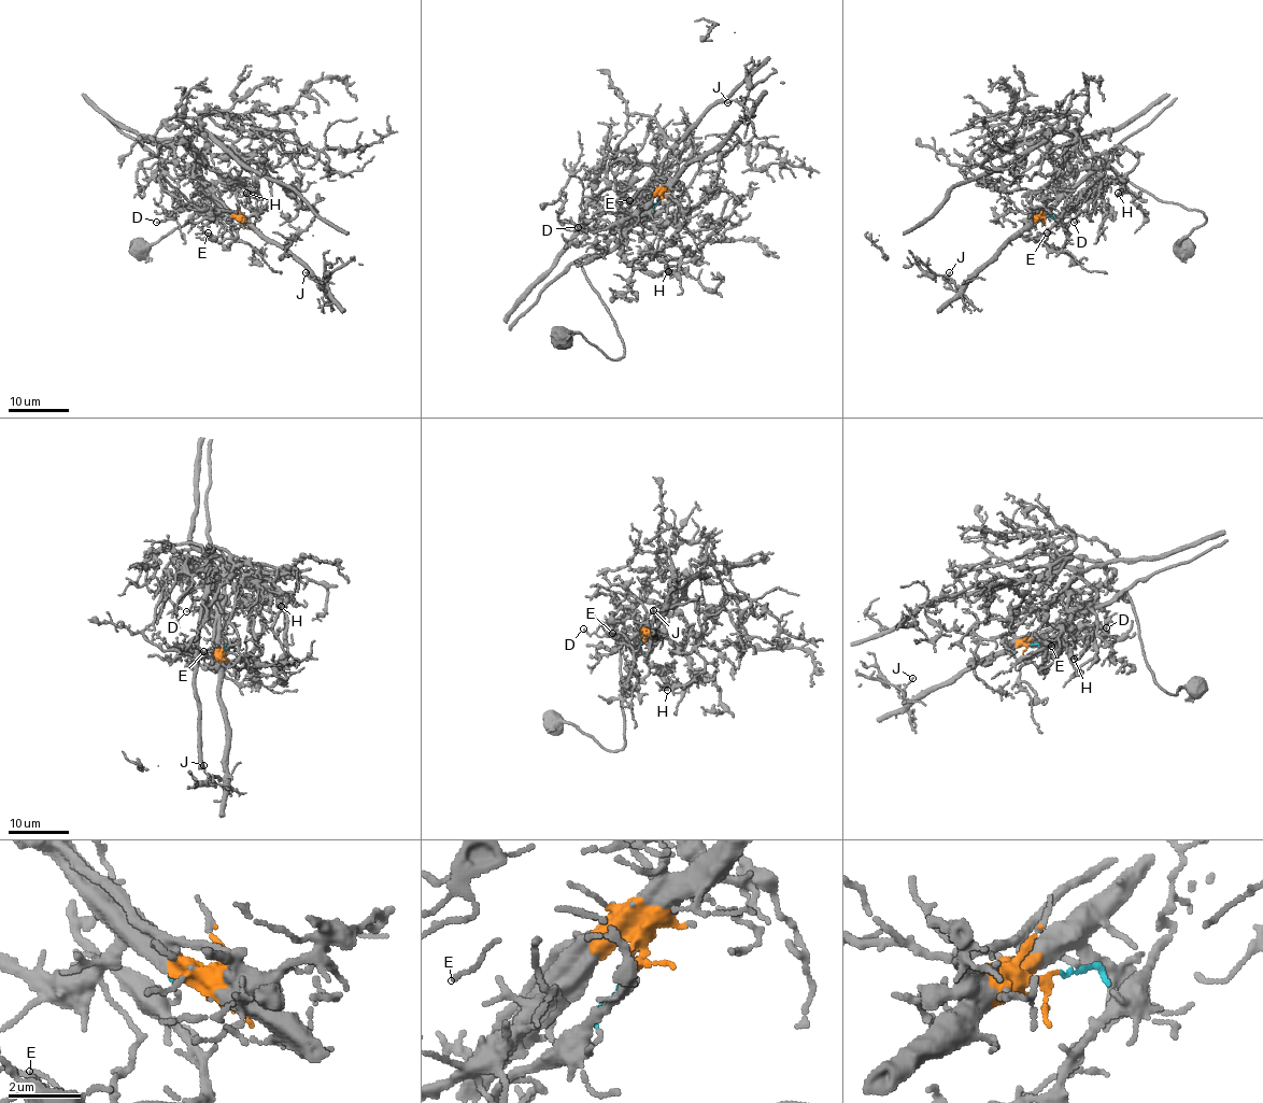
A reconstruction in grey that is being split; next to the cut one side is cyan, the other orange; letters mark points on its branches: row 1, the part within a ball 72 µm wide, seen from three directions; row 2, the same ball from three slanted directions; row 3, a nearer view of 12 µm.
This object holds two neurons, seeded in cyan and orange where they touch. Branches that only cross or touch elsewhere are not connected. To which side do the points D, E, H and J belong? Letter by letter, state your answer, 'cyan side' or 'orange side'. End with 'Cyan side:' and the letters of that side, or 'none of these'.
D: orange side
E: cyan side
H: cyan side
J: orange side
Cyan side: E, H

